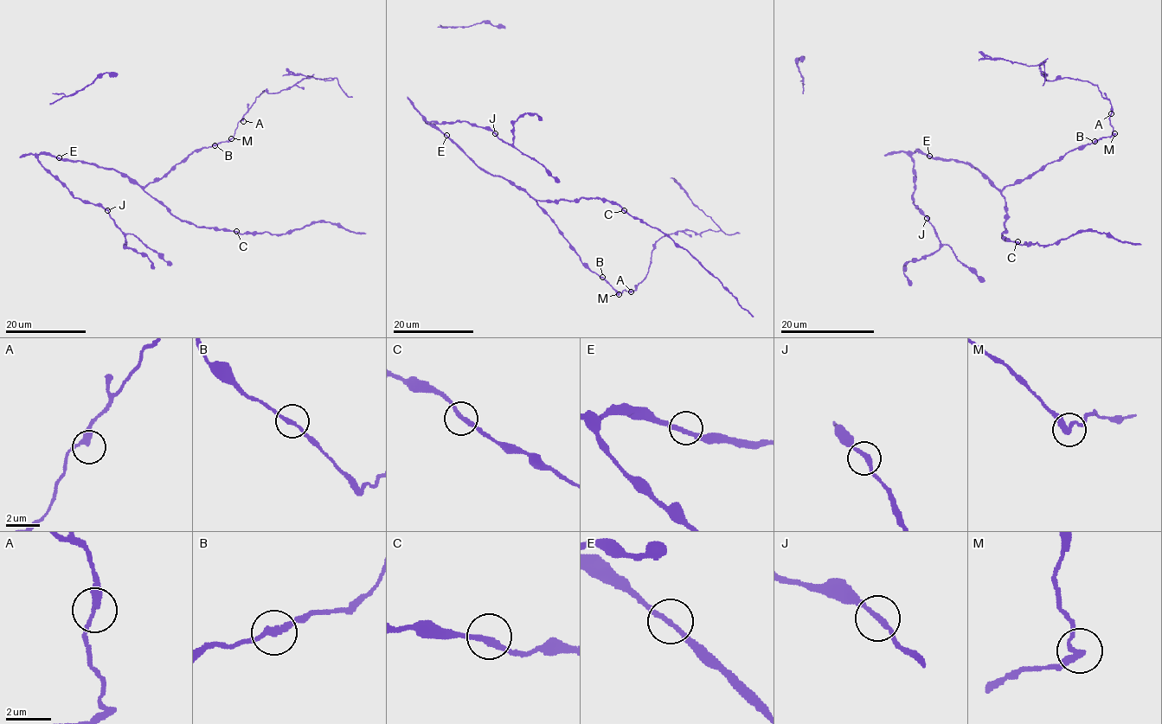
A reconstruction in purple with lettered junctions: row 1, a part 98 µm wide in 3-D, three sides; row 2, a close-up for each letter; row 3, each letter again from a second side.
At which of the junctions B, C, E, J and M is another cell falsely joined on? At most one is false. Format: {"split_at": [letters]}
{"split_at": ["M"]}

